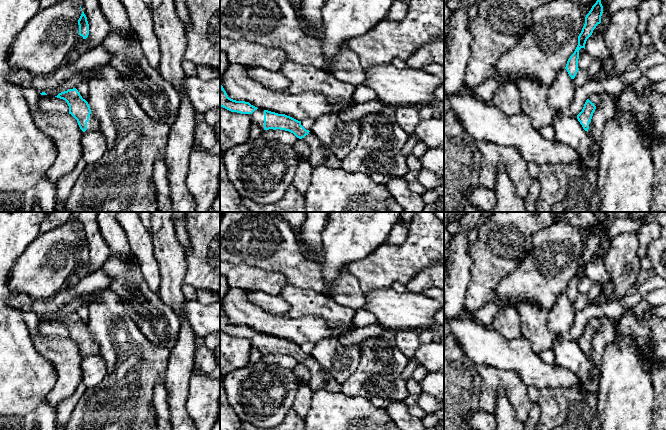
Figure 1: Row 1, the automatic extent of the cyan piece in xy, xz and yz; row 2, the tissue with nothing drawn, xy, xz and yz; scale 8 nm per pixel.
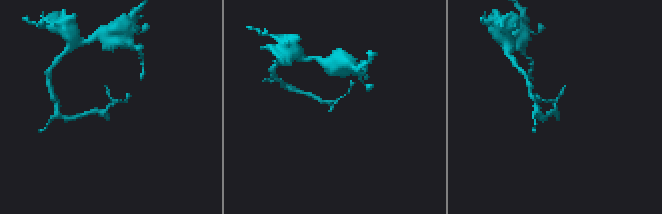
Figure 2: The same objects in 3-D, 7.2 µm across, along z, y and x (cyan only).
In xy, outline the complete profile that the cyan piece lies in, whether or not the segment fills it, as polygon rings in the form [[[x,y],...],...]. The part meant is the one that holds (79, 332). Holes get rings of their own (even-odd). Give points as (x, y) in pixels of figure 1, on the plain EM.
[[[76,312],[61,316],[55,321],[67,326],[69,338],[77,344],[83,356],[99,354],[98,344],[91,336],[87,323],[83,323]]]

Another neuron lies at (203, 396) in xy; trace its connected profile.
[[[195,365],[189,379],[186,410],[195,430],[212,430],[218,416],[220,381]]]

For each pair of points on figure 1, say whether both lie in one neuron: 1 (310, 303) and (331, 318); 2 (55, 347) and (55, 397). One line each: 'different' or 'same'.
1: same
2: same

